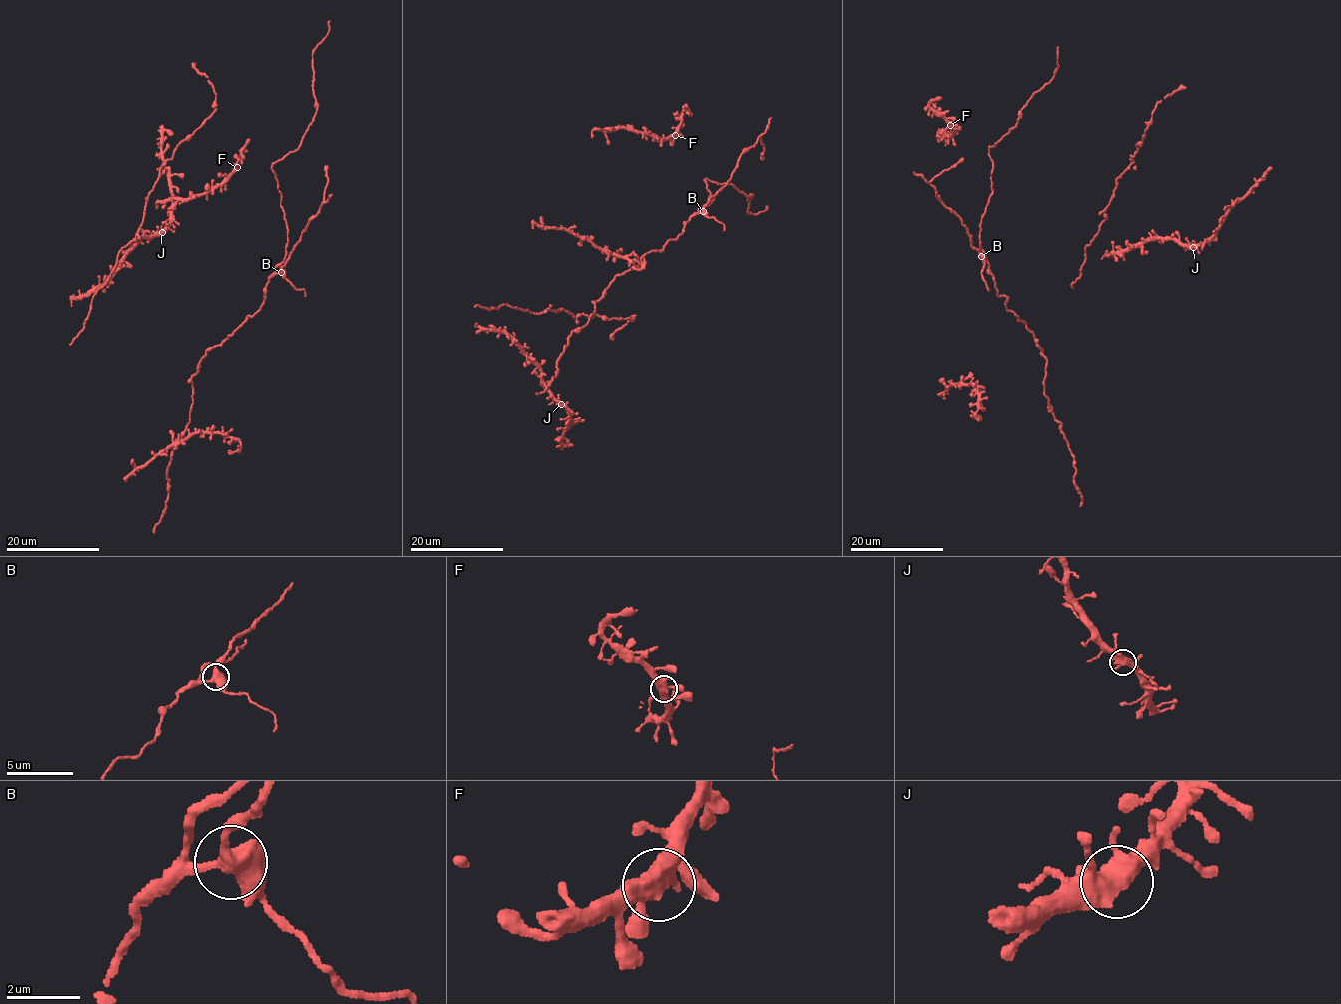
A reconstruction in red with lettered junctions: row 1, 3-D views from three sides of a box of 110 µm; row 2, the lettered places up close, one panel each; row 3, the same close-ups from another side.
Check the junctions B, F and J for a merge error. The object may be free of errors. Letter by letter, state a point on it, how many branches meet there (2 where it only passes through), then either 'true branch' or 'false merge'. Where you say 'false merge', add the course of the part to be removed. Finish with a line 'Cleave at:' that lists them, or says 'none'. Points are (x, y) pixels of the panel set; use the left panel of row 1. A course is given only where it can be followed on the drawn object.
B: place (281, 272); branches 3; false merge; course (281, 272), (294, 287), (304, 290), (304, 296)
F: place (237, 167); branches 3; true branch
J: place (162, 232); branches 3; true branch
Cleave at: B

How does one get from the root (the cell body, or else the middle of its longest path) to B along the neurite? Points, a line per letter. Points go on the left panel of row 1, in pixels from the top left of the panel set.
B: (187, 380), (198, 372), (206, 351), (219, 345), (247, 316), (260, 309), (268, 281), (281, 272)

